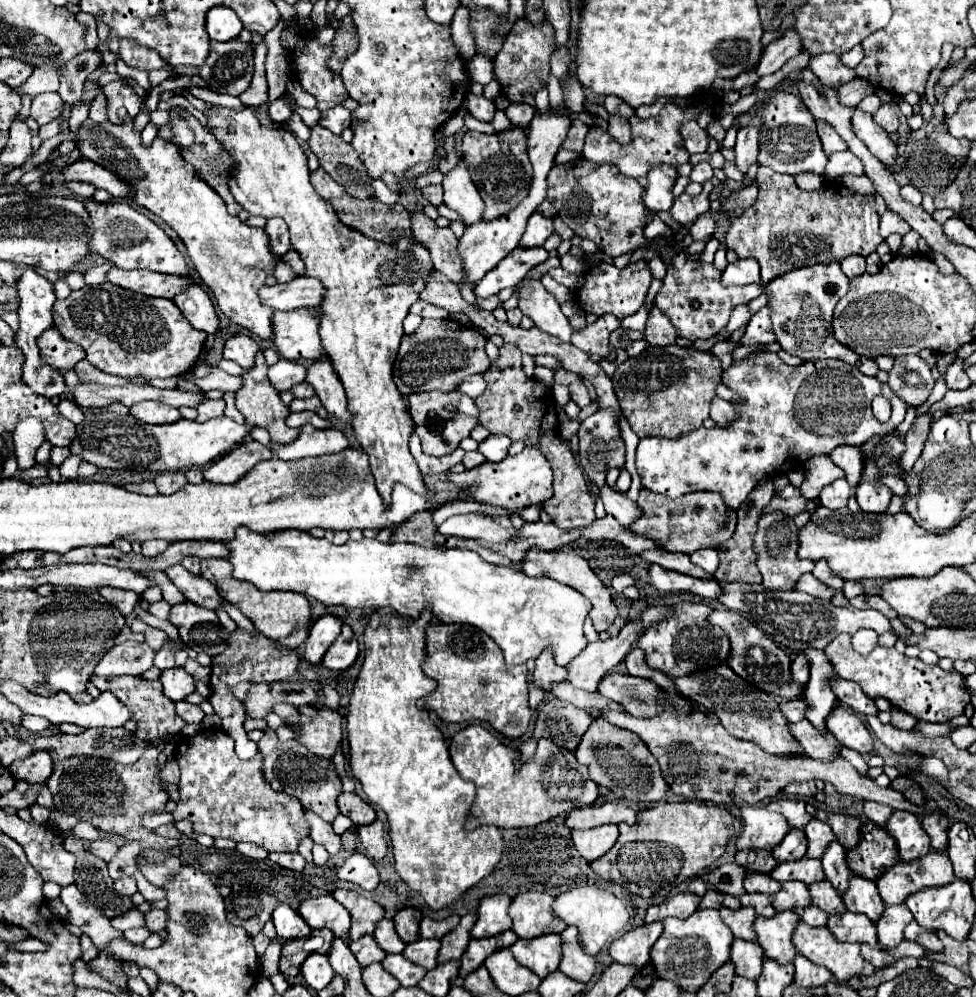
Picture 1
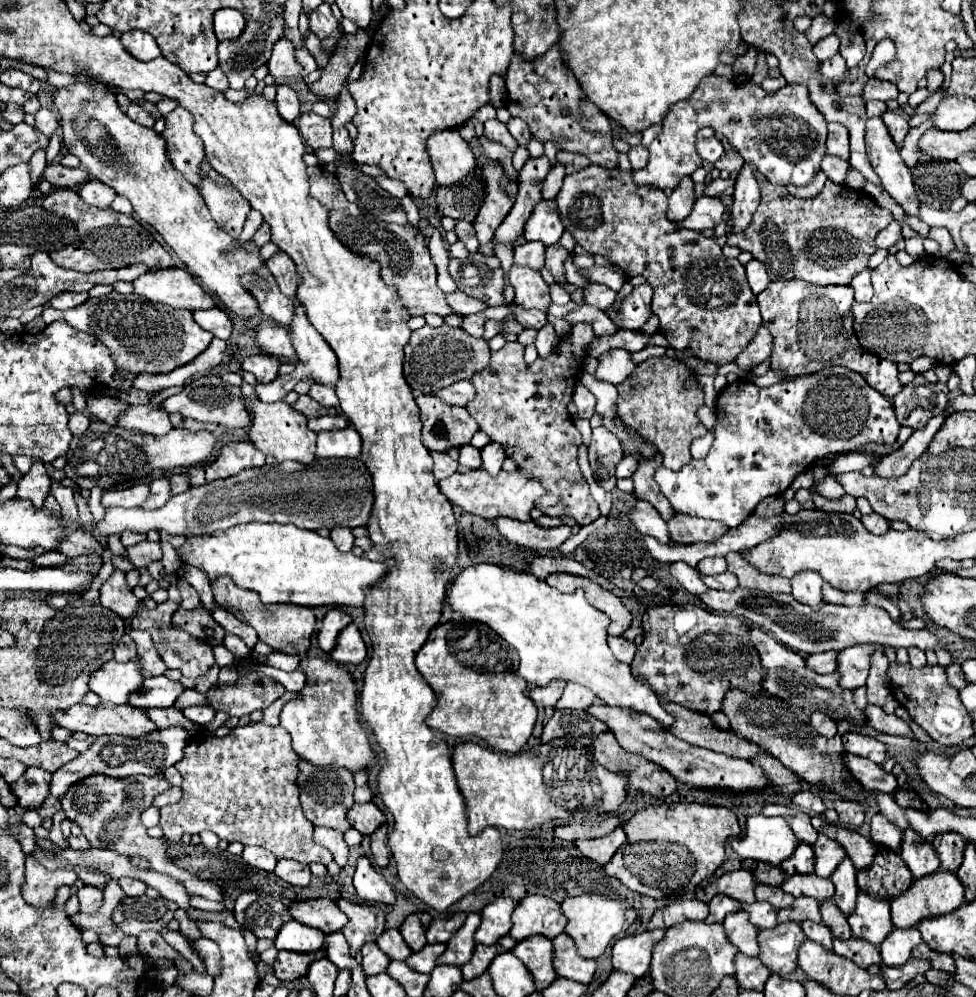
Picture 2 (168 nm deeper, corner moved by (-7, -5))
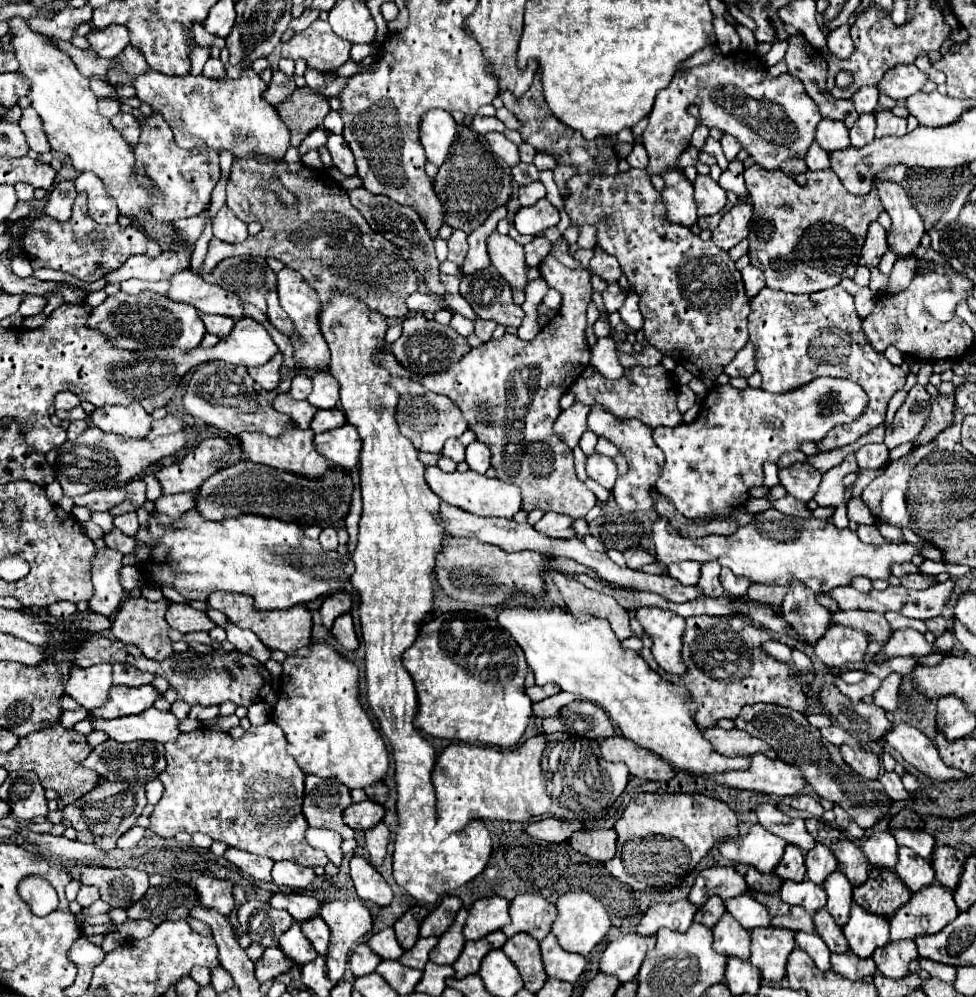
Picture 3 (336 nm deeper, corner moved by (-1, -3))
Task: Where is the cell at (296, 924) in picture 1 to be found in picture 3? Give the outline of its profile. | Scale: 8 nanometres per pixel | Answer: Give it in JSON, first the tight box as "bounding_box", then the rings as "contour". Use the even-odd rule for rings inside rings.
{"bounding_box":[280,925,318,965],"contour":[[[292,925],[282,937],[280,937],[280,949],[284,951],[284,955],[296,963],[296,965],[306,965],[310,963],[318,953],[314,951],[312,943],[304,937],[304,933],[300,931],[300,925]]]}

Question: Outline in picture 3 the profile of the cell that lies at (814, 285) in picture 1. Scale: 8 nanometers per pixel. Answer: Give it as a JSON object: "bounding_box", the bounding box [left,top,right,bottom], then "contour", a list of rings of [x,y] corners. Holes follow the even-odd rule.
{"bounding_box":[748,285,910,453],"contour":[[[840,285],[810,295],[794,295],[766,287],[750,301],[750,307],[748,333],[750,343],[754,343],[756,371],[762,375],[764,391],[786,393],[810,383],[816,377],[842,377],[858,383],[868,393],[870,401],[866,411],[854,423],[830,429],[826,437],[816,443],[818,453],[828,453],[854,443],[870,429],[884,423],[888,401],[904,387],[910,368],[904,362],[900,369],[892,365],[884,353],[872,351],[870,343],[866,343],[866,335],[860,327],[862,319],[856,313],[850,293],[846,293]]]}

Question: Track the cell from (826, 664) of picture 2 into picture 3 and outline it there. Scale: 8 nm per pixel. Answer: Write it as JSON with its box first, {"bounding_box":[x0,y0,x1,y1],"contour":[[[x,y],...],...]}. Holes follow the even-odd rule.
{"bounding_box":[814,627,870,667],"contour":[[[830,627],[826,637],[820,639],[820,643],[814,647],[814,653],[828,667],[842,667],[846,663],[860,661],[866,653],[868,643],[870,643],[870,639],[866,639],[866,631],[854,631],[854,629],[848,629],[848,627]]]}

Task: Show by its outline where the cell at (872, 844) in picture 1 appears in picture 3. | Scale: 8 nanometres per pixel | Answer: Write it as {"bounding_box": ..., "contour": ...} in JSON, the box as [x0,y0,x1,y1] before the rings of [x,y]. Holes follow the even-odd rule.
{"bounding_box":[854,867,912,917],"contour":[[[874,867],[864,885],[854,887],[854,901],[864,907],[868,913],[892,917],[906,901],[910,901],[912,893],[908,887],[896,877],[894,871]]]}

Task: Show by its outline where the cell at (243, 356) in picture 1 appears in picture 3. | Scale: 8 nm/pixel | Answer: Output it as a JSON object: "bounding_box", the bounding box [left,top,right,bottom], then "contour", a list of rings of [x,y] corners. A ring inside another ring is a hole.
{"bounding_box":[248,353,282,391],"contour":[[[276,353],[268,363],[260,367],[248,367],[248,375],[264,389],[272,391],[278,389],[280,385],[280,367],[282,367],[282,353]]]}

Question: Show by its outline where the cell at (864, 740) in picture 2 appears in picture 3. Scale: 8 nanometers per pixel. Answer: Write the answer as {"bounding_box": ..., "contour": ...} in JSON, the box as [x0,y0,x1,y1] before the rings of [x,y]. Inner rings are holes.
{"bounding_box":[840,745,880,779],"contour":[[[842,745],[840,753],[842,753],[842,759],[858,775],[864,775],[866,779],[876,779],[878,777],[878,773],[880,773],[880,759],[878,759],[876,753],[864,751],[864,749],[852,749],[848,745]]]}

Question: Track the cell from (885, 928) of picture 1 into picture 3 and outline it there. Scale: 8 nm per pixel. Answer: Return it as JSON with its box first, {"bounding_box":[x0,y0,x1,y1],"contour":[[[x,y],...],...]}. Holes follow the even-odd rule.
{"bounding_box":[872,941,918,979],"contour":[[[892,941],[890,947],[874,951],[872,955],[878,971],[888,979],[902,979],[908,975],[910,961],[918,959],[914,941]]]}

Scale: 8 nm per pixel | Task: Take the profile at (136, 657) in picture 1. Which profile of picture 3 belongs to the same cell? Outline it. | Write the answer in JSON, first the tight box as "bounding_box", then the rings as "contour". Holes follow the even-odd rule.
{"bounding_box":[64,663,112,709],"contour":[[[102,663],[88,669],[72,667],[70,677],[64,685],[64,693],[70,695],[84,709],[92,709],[106,703],[110,687],[112,687],[112,665]]]}

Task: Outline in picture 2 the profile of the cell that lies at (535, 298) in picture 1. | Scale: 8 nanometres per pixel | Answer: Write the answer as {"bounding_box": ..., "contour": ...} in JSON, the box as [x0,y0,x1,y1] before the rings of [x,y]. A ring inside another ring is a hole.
{"bounding_box":[510,267,552,311],"contour":[[[512,267],[510,269],[510,285],[516,293],[516,305],[524,309],[540,309],[548,311],[552,299],[550,299],[550,287],[544,283],[542,275],[538,271],[532,271],[528,267]]]}

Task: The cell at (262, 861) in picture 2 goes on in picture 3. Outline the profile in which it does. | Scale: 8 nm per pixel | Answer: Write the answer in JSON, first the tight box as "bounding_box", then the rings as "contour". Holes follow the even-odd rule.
{"bounding_box":[224,849,274,881],"contour":[[[226,849],[224,853],[224,859],[230,861],[232,865],[236,865],[238,869],[242,869],[244,873],[248,873],[250,877],[254,879],[260,879],[260,881],[270,881],[270,871],[272,871],[272,865],[274,861],[268,859],[268,857],[262,857],[262,855],[254,855],[254,853],[246,853],[246,851],[240,851],[240,849]]]}

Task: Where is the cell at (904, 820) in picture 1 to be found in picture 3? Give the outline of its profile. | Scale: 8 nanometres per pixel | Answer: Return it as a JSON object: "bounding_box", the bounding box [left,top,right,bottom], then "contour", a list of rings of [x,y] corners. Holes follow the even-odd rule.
{"bounding_box":[896,847,934,893],"contour":[[[900,847],[898,857],[900,859],[898,859],[898,865],[896,865],[896,875],[902,879],[902,883],[906,883],[906,887],[912,893],[934,883],[934,869],[926,859],[918,857],[908,847]]]}

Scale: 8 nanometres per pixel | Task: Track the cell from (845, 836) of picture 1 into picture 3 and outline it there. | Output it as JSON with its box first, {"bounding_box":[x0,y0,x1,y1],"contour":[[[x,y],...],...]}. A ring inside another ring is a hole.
{"bounding_box":[830,841,868,885],"contour":[[[836,841],[830,843],[830,851],[838,861],[838,869],[848,877],[852,885],[862,885],[868,879],[868,861],[856,843]]]}

